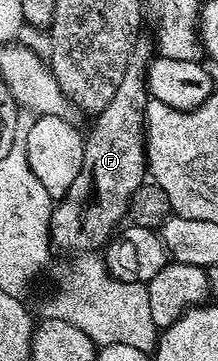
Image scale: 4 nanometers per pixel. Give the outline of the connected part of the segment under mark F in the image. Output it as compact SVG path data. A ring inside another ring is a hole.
M144 39L137 40L126 63L126 75L122 75L122 83L118 83L118 91L114 91L114 99L106 103L101 113L95 114L96 123L92 130L87 130L84 138L82 171L78 171L74 183L70 183L70 191L66 191L64 196L55 202L52 210L51 244L57 250L65 249L70 255L77 255L90 253L107 245L113 234L117 232L118 226L127 218L128 204L134 191L138 191L138 187L145 184L144 112L150 100L147 76L148 63L153 56L153 46L151 44L148 46Z

